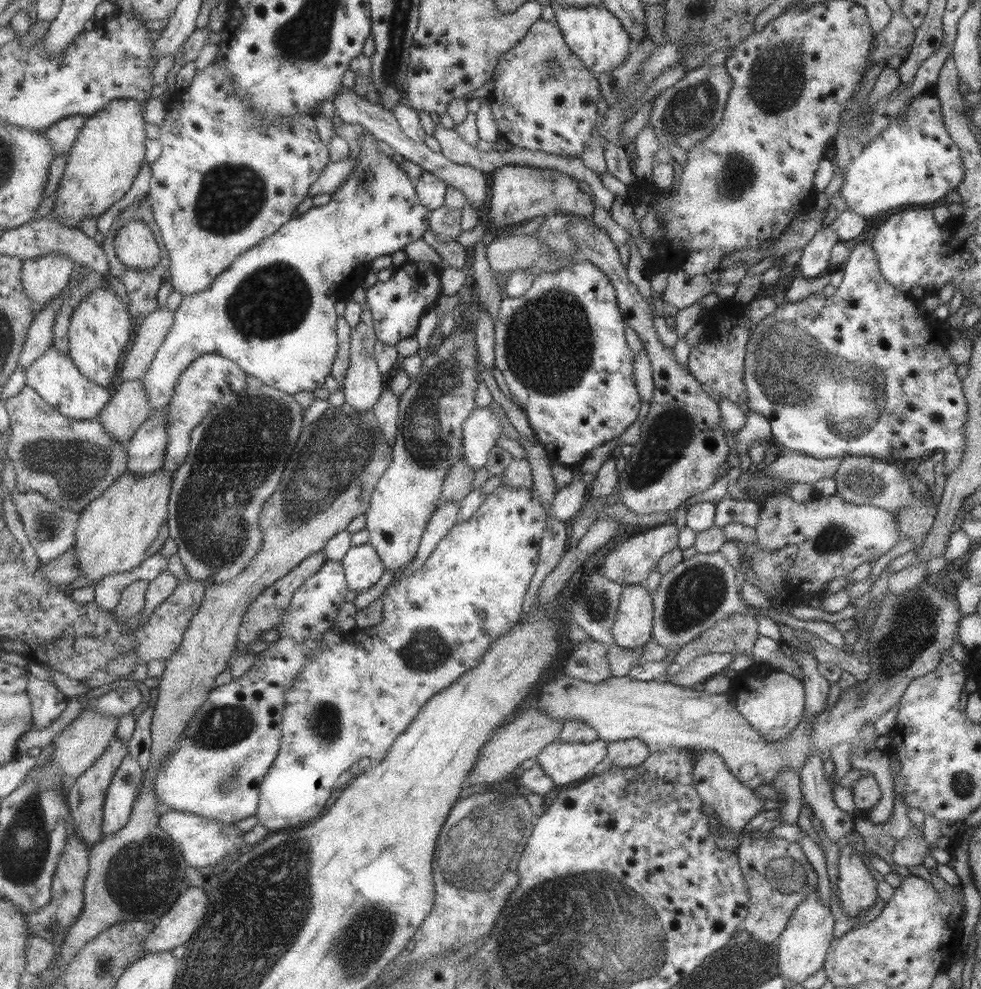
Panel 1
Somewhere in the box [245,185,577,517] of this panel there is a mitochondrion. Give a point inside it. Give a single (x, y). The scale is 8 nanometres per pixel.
(427, 447)

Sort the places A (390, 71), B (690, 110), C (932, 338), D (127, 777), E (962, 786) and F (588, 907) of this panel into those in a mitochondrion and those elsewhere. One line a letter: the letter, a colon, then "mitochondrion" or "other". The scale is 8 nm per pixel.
A: mitochondrion
B: mitochondrion
C: other
D: mitochondrion
E: mitochondrion
F: mitochondrion

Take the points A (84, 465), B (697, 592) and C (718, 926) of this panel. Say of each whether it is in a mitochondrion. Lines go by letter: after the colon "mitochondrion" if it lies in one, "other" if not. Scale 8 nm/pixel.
A: mitochondrion
B: mitochondrion
C: other

